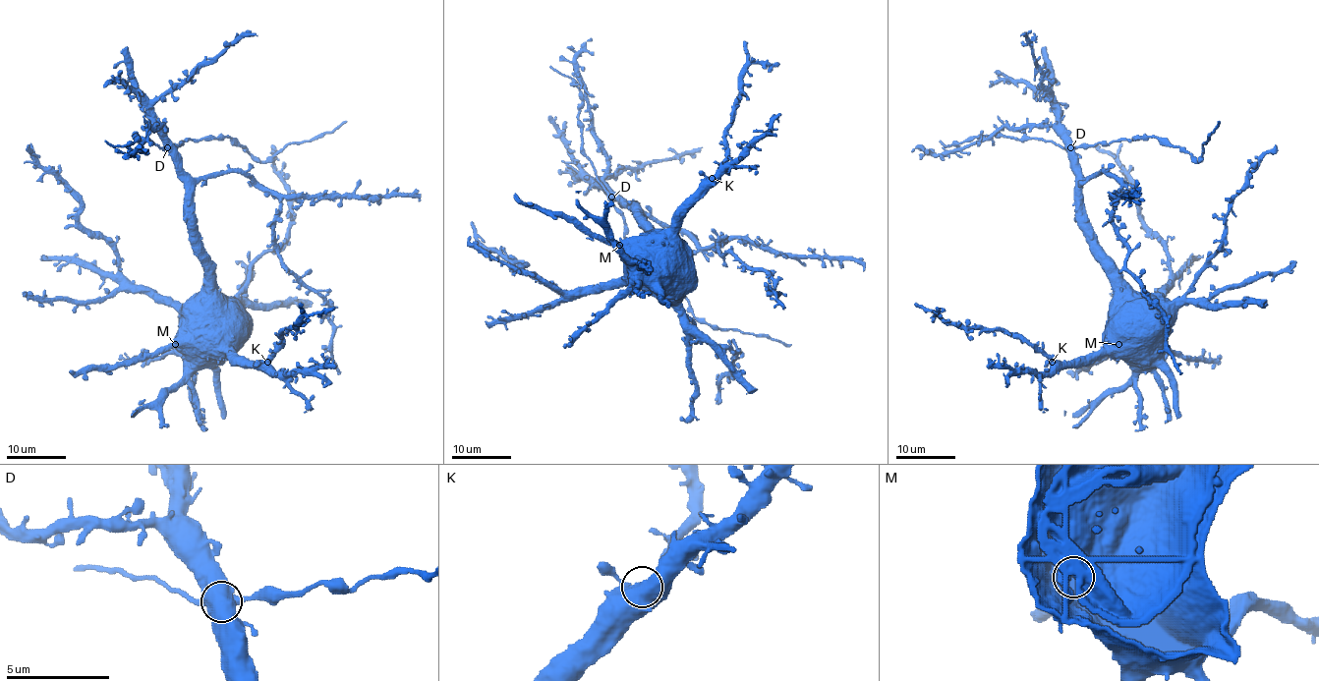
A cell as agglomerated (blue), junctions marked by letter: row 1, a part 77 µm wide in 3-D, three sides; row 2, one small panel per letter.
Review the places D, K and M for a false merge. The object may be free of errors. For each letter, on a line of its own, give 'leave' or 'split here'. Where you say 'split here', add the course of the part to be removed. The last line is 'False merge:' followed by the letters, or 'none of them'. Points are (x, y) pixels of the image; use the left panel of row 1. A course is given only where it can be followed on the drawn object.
D: split here | (167, 147), (176, 147), (185, 141), (230, 137), (261, 161), (270, 161), (291, 142), (322, 137), (346, 121)
K: leave
M: leave
False merge: D

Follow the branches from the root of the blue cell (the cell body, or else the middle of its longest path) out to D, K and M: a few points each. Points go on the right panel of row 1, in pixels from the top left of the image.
D: (1130, 315), (1121, 315), (1117, 310), (1117, 266), (1098, 243), (1088, 223), (1081, 194), (1078, 158), (1070, 147)
K: (1130, 315), (1101, 350), (1069, 362), (1052, 362)
M: (1130, 315), (1124, 315), (1117, 323), (1118, 344)

